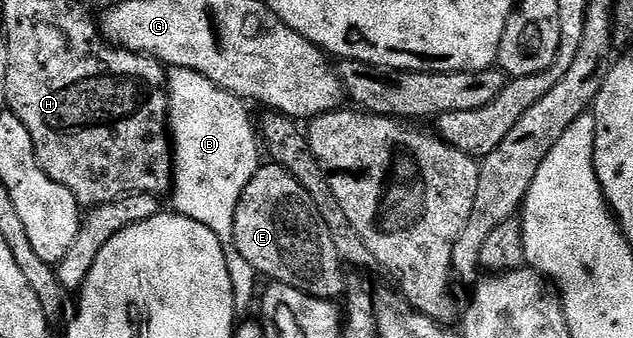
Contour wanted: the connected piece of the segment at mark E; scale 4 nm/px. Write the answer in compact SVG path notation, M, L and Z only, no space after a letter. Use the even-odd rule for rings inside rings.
M241 195L236 204L232 246L263 279L288 284L313 298L338 300L343 297L348 281L347 275L342 275L344 263L310 198L245 198Z

